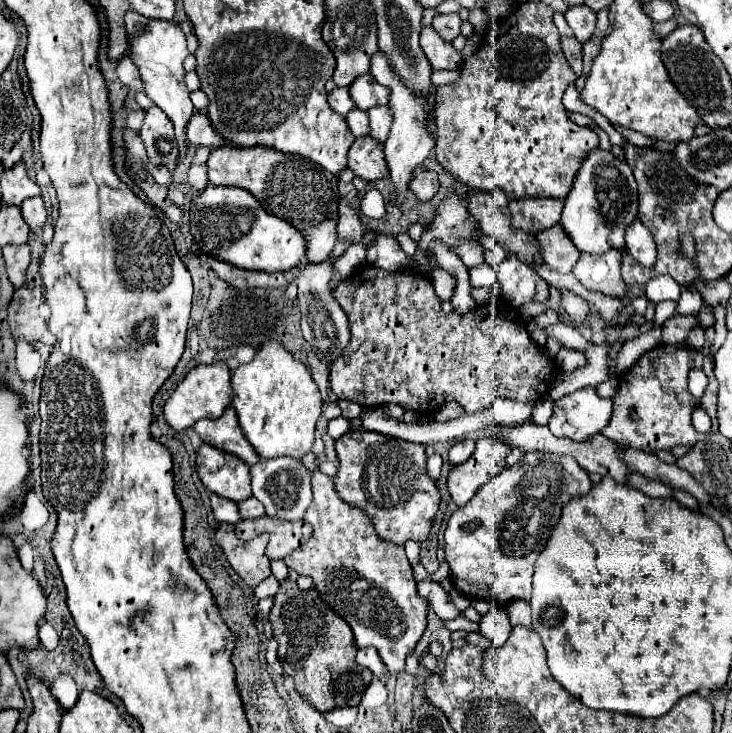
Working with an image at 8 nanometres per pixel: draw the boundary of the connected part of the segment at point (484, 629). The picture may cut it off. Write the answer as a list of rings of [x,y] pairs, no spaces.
[[[493,604],[491,610],[483,616],[479,632],[487,636],[495,648],[501,648],[511,634],[511,624],[509,624],[509,616],[505,608],[499,604]]]

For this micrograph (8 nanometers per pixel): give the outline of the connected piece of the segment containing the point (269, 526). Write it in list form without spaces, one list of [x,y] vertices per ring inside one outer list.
[[[261,516],[255,520],[241,520],[241,524],[235,524],[235,532],[241,540],[251,540],[257,534],[269,532],[269,544],[267,544],[267,556],[271,560],[285,558],[289,552],[305,544],[313,528],[307,522],[289,522],[281,518],[269,518]]]

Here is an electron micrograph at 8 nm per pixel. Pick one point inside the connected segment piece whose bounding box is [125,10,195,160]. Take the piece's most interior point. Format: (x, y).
(159, 48)

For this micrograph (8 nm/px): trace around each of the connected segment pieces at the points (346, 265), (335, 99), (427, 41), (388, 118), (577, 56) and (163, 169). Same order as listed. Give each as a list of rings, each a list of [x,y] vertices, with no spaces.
[[[375,230],[367,232],[357,244],[351,244],[349,250],[333,262],[337,272],[339,272],[339,276],[341,276],[341,280],[351,276],[359,266],[363,266],[363,262],[365,262],[365,250],[367,250],[369,244],[373,244],[377,240],[377,236],[379,236],[379,232],[375,232]]]
[[[335,88],[335,90],[329,94],[329,106],[333,108],[333,112],[337,112],[339,116],[345,118],[345,116],[349,114],[349,110],[355,106],[355,102],[351,100],[347,88]]]
[[[425,26],[421,30],[421,48],[425,50],[425,54],[427,54],[433,70],[439,70],[439,68],[459,70],[461,64],[463,64],[459,52],[453,48],[453,44],[445,42],[435,32],[435,28],[431,28],[431,26]]]
[[[377,106],[371,108],[369,112],[369,120],[371,120],[371,136],[377,138],[379,142],[385,142],[389,136],[389,128],[393,124],[393,112],[389,106]]]
[[[563,36],[561,38],[561,46],[563,46],[563,54],[565,54],[567,62],[571,64],[573,72],[577,76],[581,76],[581,68],[583,68],[583,62],[581,62],[581,42],[575,40],[575,38]]]
[[[155,166],[155,168],[151,168],[151,174],[155,176],[155,182],[157,182],[157,184],[171,186],[171,182],[173,182],[173,174],[169,172],[167,166]]]

